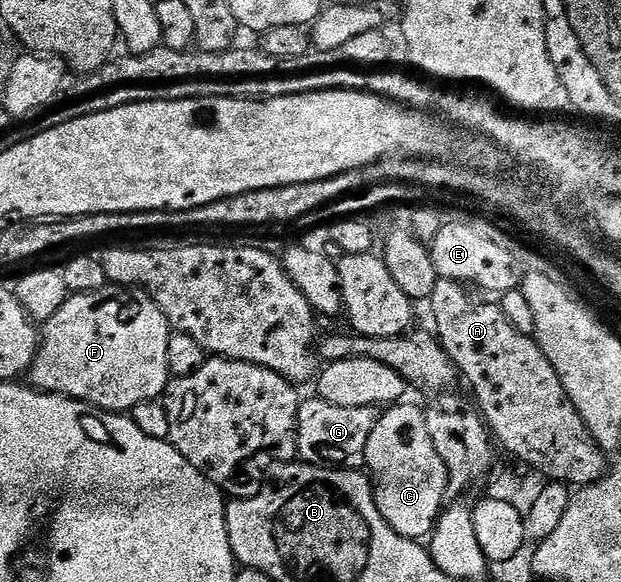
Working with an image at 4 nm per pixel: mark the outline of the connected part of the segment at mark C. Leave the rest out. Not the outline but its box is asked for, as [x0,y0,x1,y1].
[366,401,448,541]

